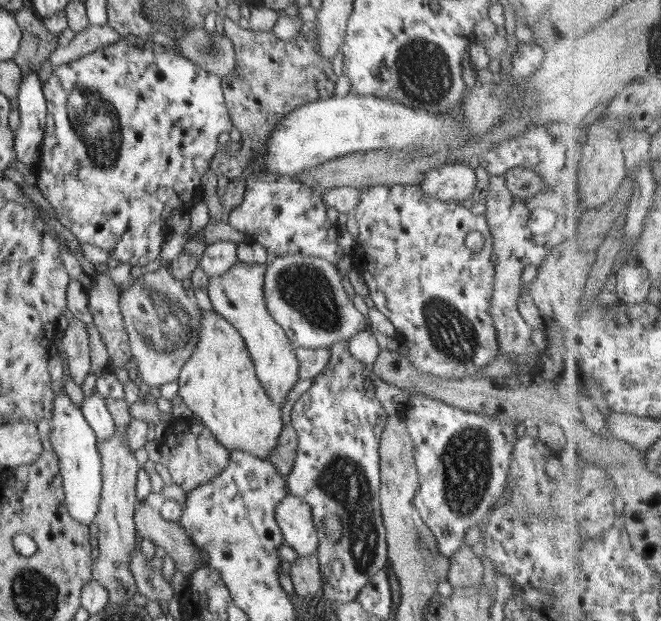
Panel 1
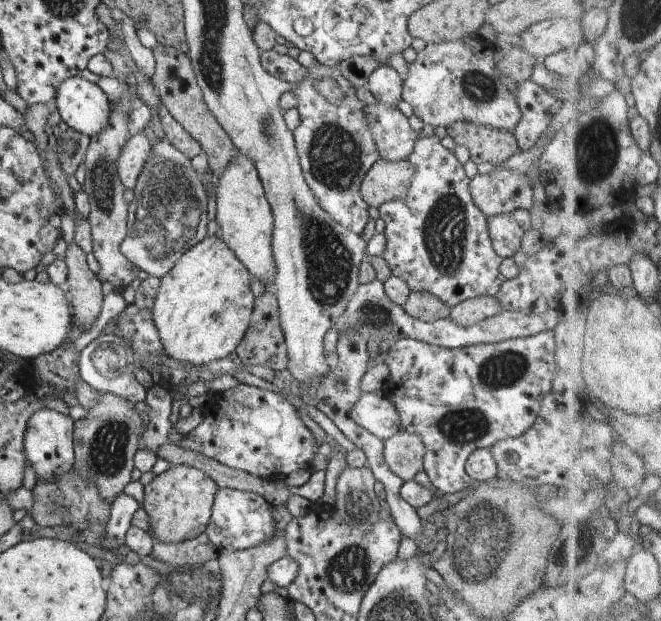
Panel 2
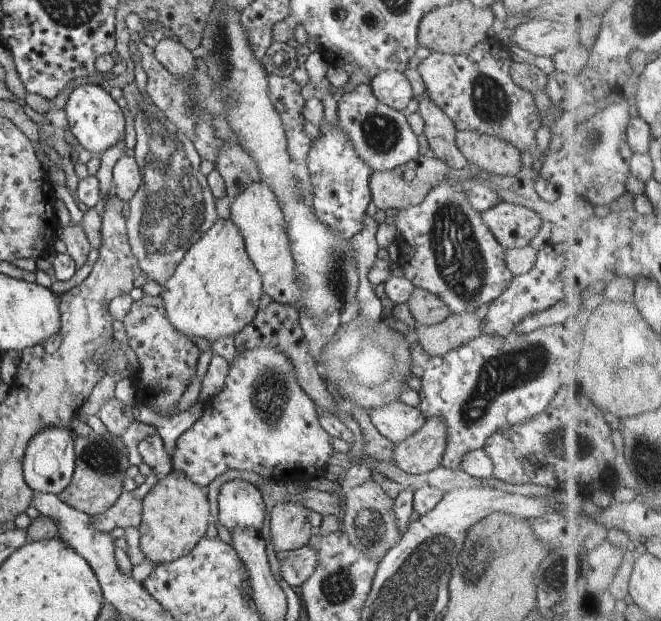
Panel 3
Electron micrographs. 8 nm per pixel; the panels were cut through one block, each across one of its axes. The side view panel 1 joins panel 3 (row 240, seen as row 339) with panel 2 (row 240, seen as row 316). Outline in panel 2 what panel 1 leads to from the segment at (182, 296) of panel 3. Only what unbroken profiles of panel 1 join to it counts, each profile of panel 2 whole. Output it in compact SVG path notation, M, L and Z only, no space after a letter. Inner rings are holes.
M207 236L199 244L192 246L183 253L182 258L164 277L154 298L154 307L151 309L152 322L164 346L166 357L186 362L189 373L204 371L205 365L214 360L228 358L248 330L248 322L254 308L254 296L250 289L250 272L228 250L226 244L216 236Z

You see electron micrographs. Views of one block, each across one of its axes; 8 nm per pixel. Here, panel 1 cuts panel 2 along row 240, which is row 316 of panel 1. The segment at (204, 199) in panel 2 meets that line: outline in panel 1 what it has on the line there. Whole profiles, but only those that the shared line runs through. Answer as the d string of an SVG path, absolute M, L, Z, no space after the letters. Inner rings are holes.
M166 266L136 277L119 298L120 314L124 316L126 330L134 356L133 366L149 387L160 387L176 382L181 366L193 353L202 311L185 293L182 281L176 280Z

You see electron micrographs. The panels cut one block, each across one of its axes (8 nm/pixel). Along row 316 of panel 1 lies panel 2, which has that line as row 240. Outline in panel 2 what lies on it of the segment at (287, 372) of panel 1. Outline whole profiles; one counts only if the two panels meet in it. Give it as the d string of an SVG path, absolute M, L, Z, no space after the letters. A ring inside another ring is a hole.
M236 149L234 158L224 168L224 172L216 180L216 226L218 238L241 264L253 274L260 283L272 285L276 266L272 258L272 232L274 231L274 218L272 210L266 200L263 186L260 182L257 169L252 160Z

